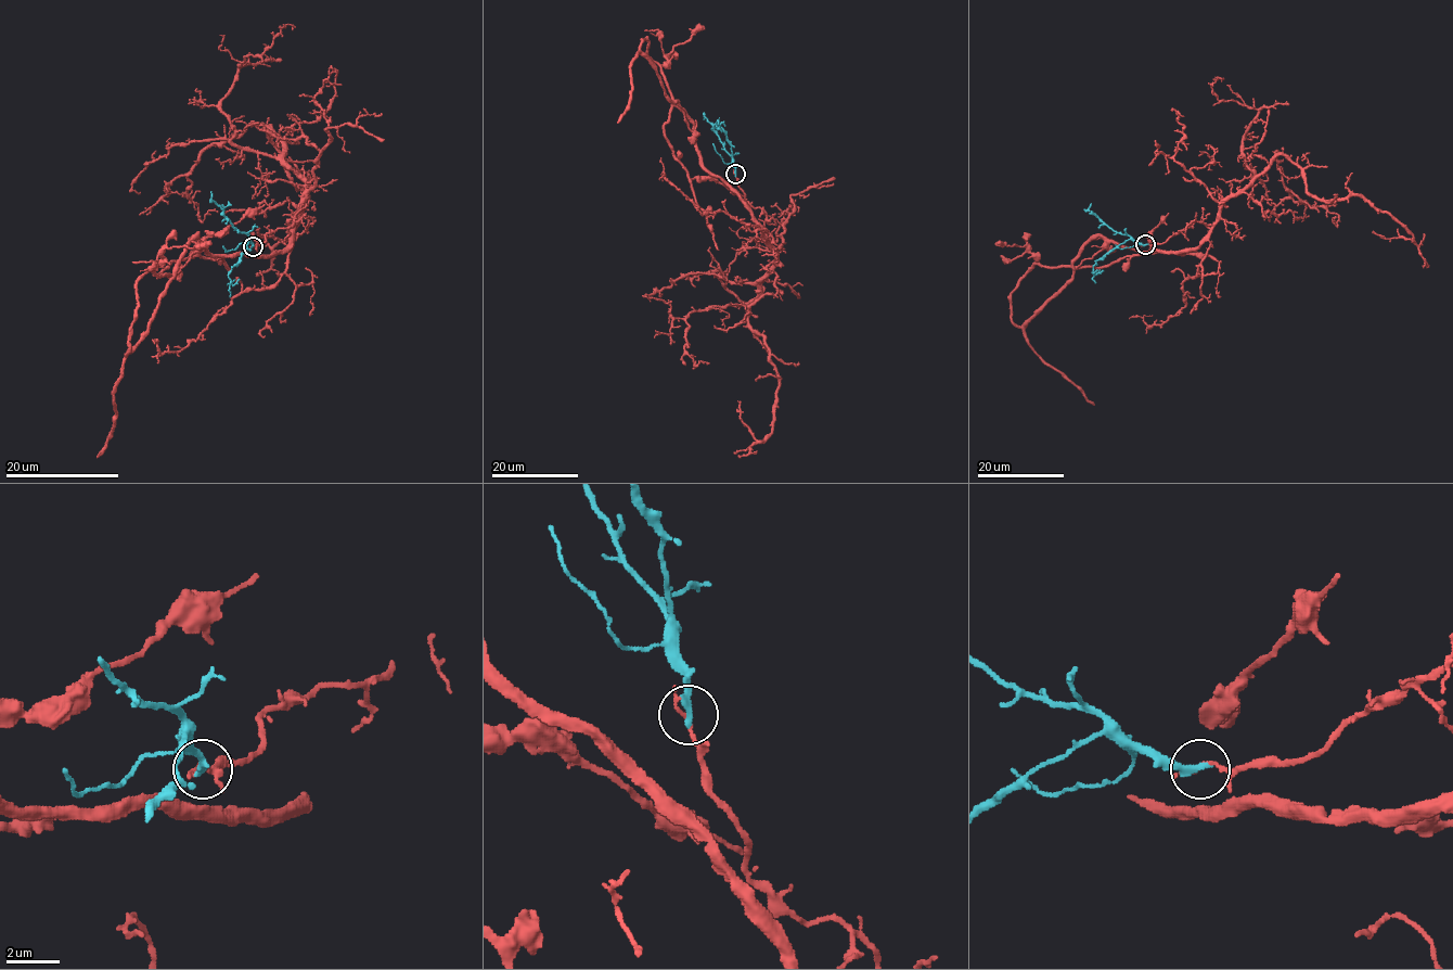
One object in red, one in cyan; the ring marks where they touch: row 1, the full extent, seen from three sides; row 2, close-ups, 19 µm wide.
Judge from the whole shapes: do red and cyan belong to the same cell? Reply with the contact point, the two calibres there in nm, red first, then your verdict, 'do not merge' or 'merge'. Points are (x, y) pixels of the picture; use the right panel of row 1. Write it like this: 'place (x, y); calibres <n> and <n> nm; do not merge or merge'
place (1145, 244); calibres 140 and 280 nm; do not merge

